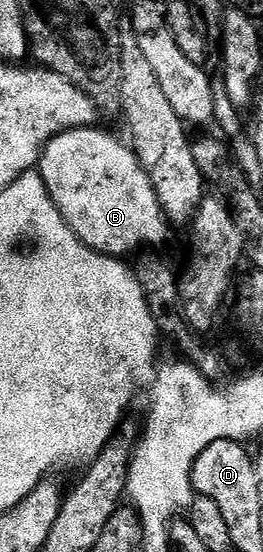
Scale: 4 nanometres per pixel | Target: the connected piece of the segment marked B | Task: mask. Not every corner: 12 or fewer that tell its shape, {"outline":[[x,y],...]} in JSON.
{"outline":[[61,131],[36,170],[79,241],[158,249],[172,227],[127,144]]}

